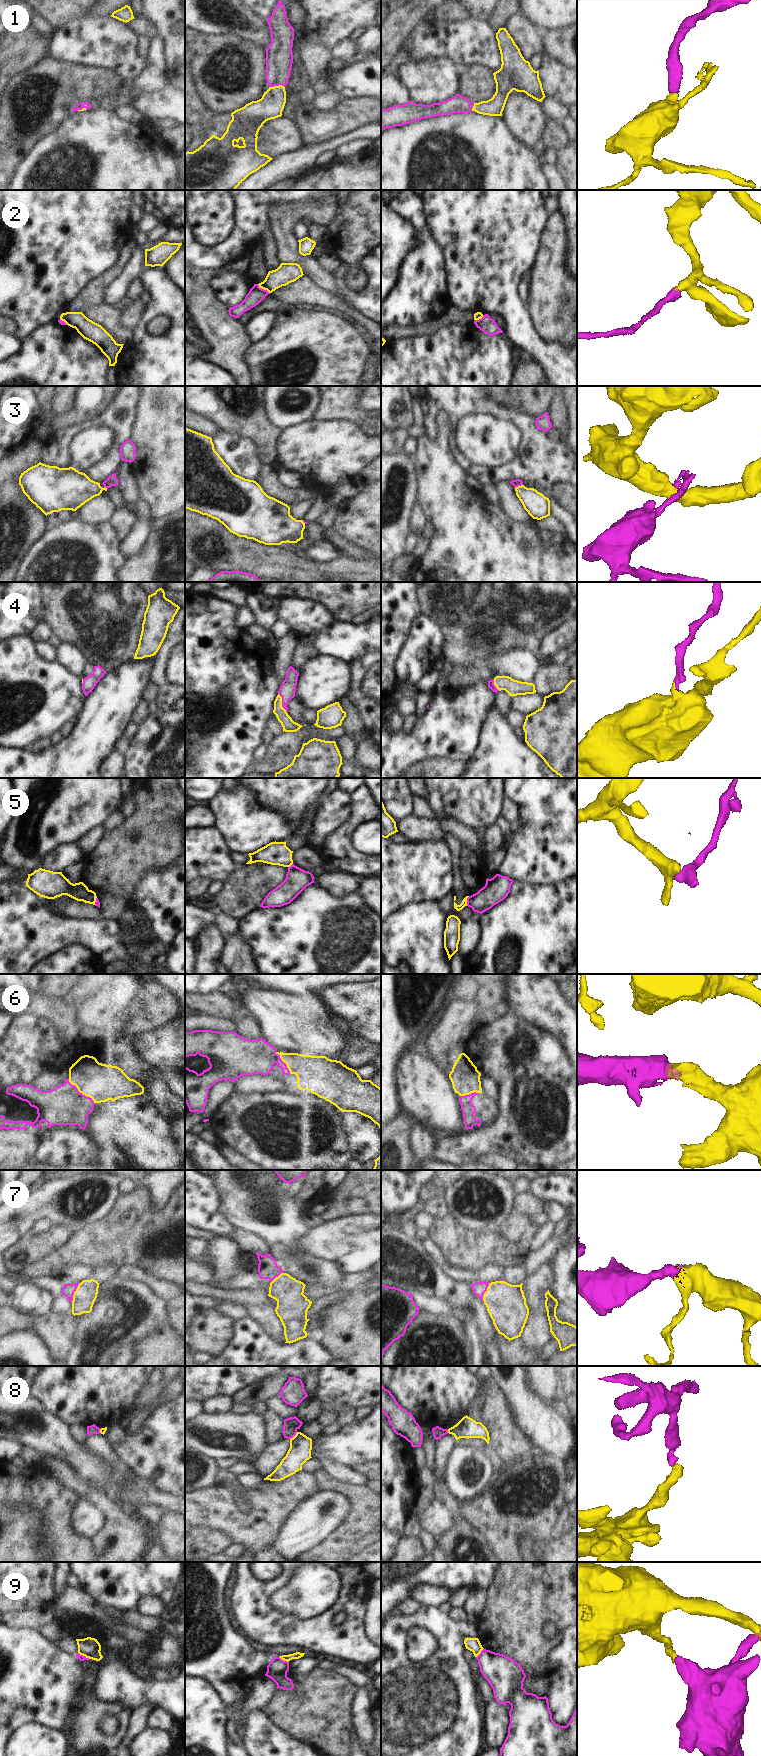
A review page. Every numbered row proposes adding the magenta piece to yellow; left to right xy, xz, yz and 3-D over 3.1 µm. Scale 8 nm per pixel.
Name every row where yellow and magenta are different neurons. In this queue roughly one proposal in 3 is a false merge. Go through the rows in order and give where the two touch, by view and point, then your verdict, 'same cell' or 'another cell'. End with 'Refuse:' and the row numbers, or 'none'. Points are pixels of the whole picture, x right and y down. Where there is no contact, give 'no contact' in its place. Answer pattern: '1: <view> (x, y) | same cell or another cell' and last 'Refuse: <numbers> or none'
1: xz (276, 86) | same cell
2: xz (263, 288) | another cell
3: yz (518, 486) | another cell
4: xz (281, 703) | same cell
5: yz (466, 901) | another cell
6: xy (80, 1092) | same cell
7: xy (74, 1292) | same cell
8: xz (294, 1436) | another cell
9: xz (284, 1660) | another cell
Refuse: 2, 3, 5, 8, 9

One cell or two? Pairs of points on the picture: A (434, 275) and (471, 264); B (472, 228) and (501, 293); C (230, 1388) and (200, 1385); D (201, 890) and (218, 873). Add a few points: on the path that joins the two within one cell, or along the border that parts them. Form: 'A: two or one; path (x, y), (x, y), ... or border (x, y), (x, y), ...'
A: two; border (440, 248), (445, 265), (445, 282), (450, 294)
B: one; path (485, 244), (485, 277)
C: one; path (223, 1387), (207, 1385)
D: two; border (195, 878), (202, 877), (211, 881)

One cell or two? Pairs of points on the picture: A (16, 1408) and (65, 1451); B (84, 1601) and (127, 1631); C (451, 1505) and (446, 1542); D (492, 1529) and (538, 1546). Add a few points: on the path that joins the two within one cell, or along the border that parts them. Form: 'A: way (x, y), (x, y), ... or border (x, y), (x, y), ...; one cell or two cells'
A: way (31, 1410), (41, 1414), (50, 1436); one cell
B: way (95, 1612), (116, 1627); one cell
C: way (456, 1514), (458, 1517), (458, 1530), (455, 1533); one cell
D: way (504, 1529), (524, 1529), (529, 1534); one cell

